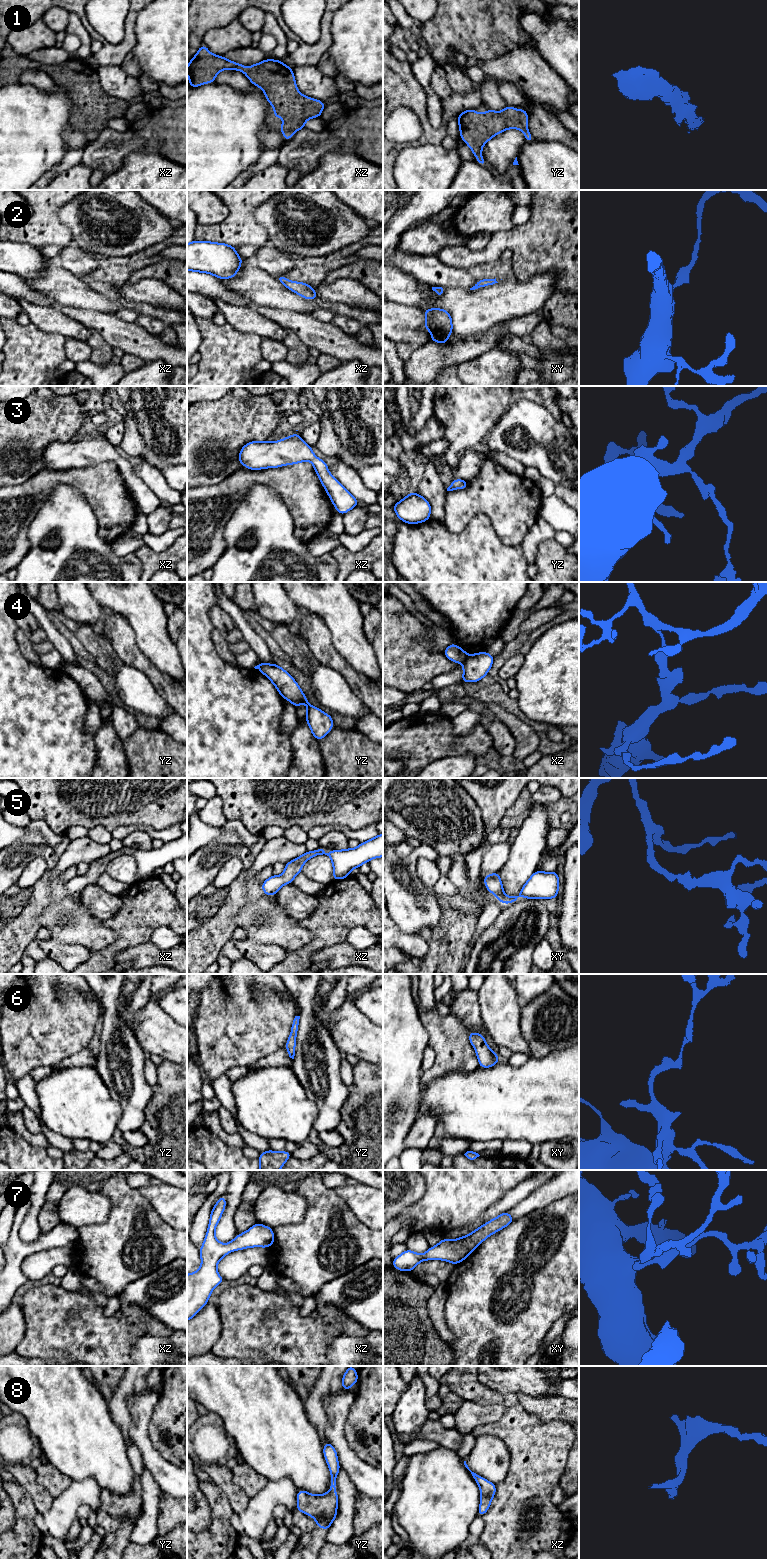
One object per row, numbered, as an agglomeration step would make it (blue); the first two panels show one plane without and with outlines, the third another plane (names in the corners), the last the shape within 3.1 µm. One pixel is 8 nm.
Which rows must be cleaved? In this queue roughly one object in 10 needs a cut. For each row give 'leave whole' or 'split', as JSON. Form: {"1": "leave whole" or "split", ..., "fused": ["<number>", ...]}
{"1": "leave whole", "2": "leave whole", "3": "leave whole", "4": "split", "5": "leave whole", "6": "leave whole", "7": "leave whole", "8": "leave whole", "fused": ["4"]}

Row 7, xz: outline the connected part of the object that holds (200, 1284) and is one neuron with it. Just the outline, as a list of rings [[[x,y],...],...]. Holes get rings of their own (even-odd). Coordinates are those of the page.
[[[221,1196],[216,1205],[212,1208],[210,1221],[202,1247],[199,1249],[201,1257],[200,1268],[192,1273],[187,1274],[187,1321],[192,1319],[207,1303],[213,1289],[225,1281],[218,1275],[217,1264],[228,1253],[251,1247],[268,1248],[274,1244],[273,1229],[260,1223],[254,1224],[249,1230],[238,1234],[230,1243],[220,1243],[215,1237],[215,1228],[226,1207],[226,1196]]]

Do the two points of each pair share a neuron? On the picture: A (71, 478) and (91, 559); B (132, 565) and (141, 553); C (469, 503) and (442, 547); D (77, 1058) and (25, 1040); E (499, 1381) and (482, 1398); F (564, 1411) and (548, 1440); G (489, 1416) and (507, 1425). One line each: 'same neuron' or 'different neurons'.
A: different neurons
B: different neurons
C: different neurons
D: different neurons
E: different neurons
F: different neurons
G: different neurons

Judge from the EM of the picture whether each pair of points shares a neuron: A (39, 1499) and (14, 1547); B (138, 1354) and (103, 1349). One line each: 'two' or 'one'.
A: two
B: two

